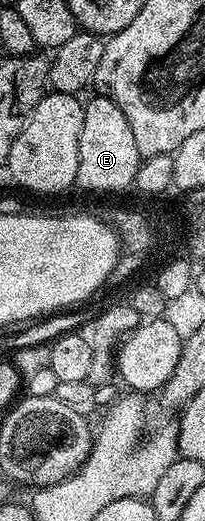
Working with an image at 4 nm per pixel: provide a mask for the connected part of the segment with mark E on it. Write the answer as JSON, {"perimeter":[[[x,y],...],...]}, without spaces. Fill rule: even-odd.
{"perimeter":[[[96,95],[84,102],[83,135],[79,135],[79,171],[76,188],[90,189],[93,193],[121,193],[134,188],[133,180],[142,163],[139,147],[135,147],[135,135],[127,115],[108,95]]]}

